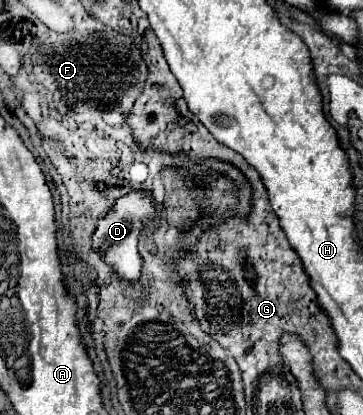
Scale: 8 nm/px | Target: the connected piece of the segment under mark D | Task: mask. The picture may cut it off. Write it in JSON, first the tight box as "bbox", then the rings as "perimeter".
{"bbox":[93,188,167,282],"perimeter":[[[137,188],[131,190],[125,196],[119,196],[109,210],[97,220],[97,228],[93,232],[93,250],[97,250],[103,258],[103,262],[121,278],[127,282],[137,282],[143,274],[143,258],[139,252],[139,238],[143,234],[145,224],[159,218],[159,214],[167,214],[167,204],[157,202],[153,192]]]}

